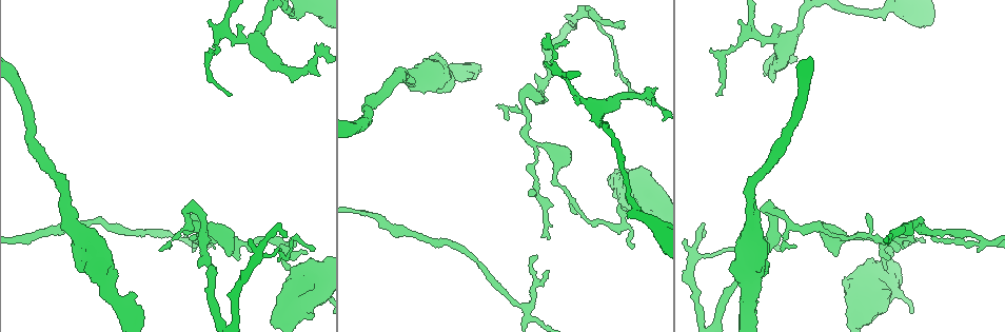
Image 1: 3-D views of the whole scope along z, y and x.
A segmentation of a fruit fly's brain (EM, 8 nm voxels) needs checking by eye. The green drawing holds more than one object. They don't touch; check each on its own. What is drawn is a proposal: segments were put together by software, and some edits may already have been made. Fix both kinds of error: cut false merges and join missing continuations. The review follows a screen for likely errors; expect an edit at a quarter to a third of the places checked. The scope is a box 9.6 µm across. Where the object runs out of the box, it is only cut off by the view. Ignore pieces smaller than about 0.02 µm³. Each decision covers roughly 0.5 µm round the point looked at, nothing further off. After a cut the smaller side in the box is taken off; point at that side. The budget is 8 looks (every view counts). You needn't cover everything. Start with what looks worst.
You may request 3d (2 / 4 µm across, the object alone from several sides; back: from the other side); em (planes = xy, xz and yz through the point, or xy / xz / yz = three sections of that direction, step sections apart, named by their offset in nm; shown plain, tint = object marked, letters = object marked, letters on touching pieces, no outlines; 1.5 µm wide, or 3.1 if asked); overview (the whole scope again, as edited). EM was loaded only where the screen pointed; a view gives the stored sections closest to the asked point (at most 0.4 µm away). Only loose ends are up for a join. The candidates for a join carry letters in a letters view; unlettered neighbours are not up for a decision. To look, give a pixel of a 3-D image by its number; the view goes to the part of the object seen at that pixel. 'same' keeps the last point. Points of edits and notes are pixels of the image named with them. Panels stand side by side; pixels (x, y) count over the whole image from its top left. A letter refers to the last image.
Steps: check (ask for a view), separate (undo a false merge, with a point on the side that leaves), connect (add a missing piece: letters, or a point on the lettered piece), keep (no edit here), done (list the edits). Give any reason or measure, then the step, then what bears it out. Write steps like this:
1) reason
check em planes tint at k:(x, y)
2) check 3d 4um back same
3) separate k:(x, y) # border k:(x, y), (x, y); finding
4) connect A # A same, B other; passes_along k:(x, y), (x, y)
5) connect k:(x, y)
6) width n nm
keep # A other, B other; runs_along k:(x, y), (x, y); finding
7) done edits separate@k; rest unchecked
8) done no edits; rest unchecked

free end
check 3d 2um at 1:(923, 241)

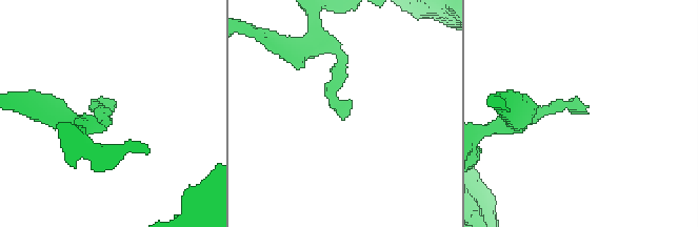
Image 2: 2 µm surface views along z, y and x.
check em planes tint at 2:(583, 110)

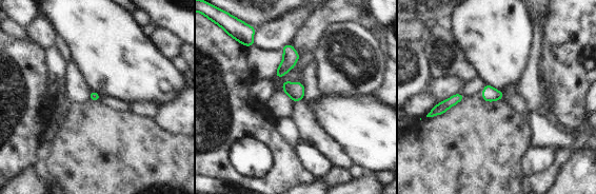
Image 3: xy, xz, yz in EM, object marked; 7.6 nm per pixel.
see the neighbours
check em planes letters same

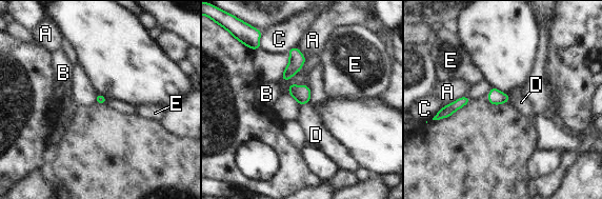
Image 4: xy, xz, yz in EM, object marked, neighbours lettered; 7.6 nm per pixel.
connect D # A other, B other, C other, D same, E other; passes_along 4:(301, 94), (304, 103), (315, 133); it goes on there

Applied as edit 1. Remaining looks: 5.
thick end
check em yz step 4 letters at 1:(472, 76)

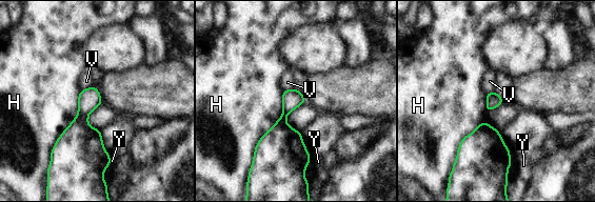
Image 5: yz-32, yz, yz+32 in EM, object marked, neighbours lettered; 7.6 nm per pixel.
another direction
check em planes letters same

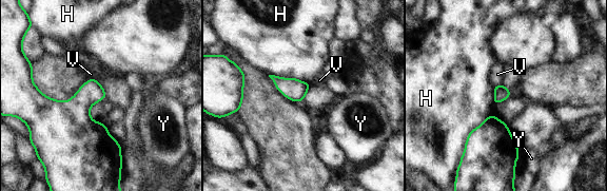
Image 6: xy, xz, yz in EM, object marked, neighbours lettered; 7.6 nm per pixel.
longest_contact H 380 nm
keep # H other, V other, Y other; no lettered piece goes on from it

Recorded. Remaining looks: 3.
long arm stops here
check 3d 4um at 1:(313, 249)

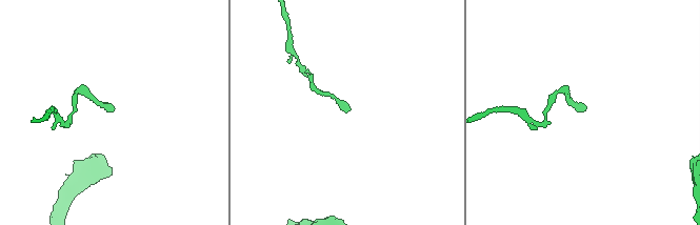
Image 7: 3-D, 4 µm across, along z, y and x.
check em xy step 4 tint at 7:(348, 110)

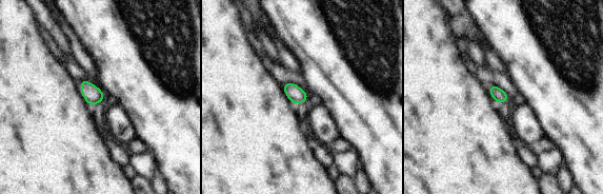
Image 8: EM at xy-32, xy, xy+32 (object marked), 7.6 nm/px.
check em planes letters same

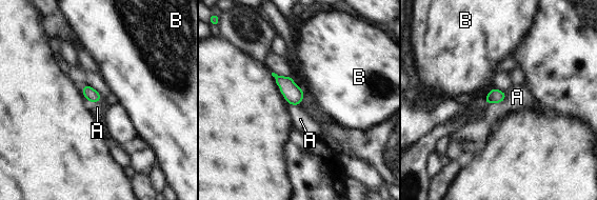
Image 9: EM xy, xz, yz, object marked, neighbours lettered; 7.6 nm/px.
width 100 nm
keep # A other, B other; border 9:(504, 100), (485, 103); none of them fits

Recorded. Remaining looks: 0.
done edits connect@4; rest unchecked

